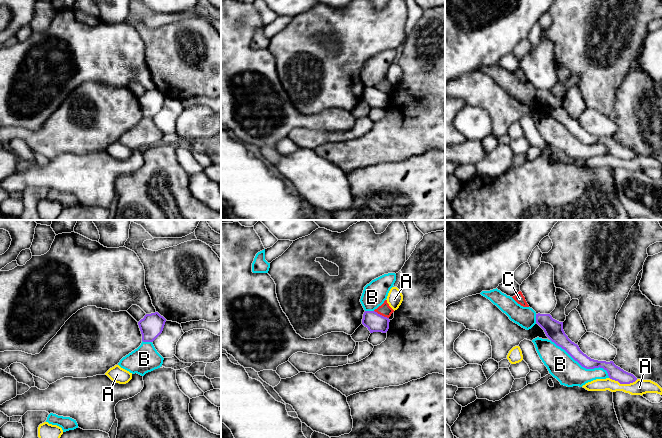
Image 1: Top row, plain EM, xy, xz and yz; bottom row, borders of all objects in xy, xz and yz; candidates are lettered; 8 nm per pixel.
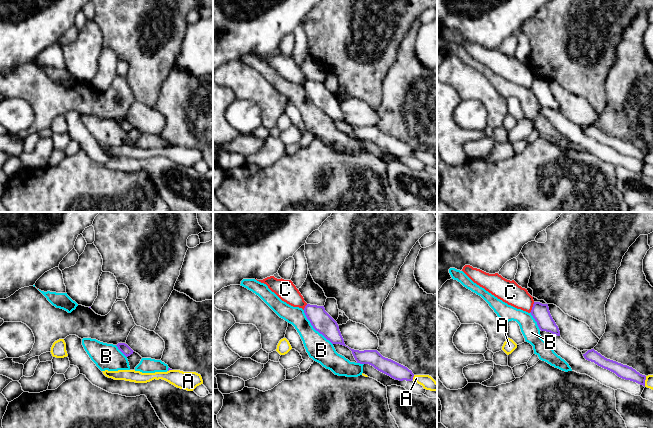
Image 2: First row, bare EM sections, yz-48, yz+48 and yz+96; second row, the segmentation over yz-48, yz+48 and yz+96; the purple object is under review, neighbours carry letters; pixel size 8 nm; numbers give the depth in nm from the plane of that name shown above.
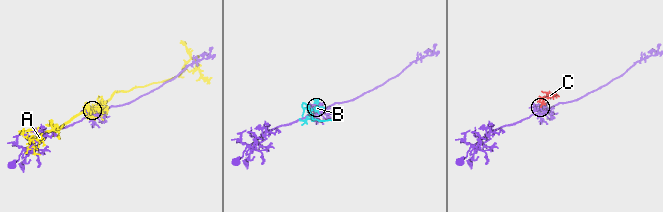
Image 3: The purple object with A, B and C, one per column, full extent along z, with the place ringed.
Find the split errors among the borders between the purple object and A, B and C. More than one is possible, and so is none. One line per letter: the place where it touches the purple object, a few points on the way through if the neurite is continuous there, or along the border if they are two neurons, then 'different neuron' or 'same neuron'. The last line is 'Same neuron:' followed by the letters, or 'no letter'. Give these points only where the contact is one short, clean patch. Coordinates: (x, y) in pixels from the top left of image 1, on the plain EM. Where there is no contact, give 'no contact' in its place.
A: yz (623, 159) | different neuron
B: yz (581, 141) | different neuron
C: xz (381, 91) | along xz (374, 86), (388, 94) | different neuron
Same neuron: no letter

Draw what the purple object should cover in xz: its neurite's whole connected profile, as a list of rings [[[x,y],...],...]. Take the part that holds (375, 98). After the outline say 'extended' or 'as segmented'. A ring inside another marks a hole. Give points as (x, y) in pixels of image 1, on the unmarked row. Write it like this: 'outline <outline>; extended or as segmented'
outline [[[365,87],[363,90],[362,100],[368,104],[370,109],[386,109],[389,105],[389,94],[378,90],[375,87]]]; as segmented

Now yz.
outline [[[536,90],[536,99],[544,106],[546,112],[552,118],[564,125],[582,143],[586,145],[603,144],[607,147],[610,155],[618,157],[620,160],[630,160],[637,156],[633,150],[616,142],[613,137],[598,137],[584,130],[579,122],[565,110],[563,98],[553,95],[550,90]]]; as segmented

